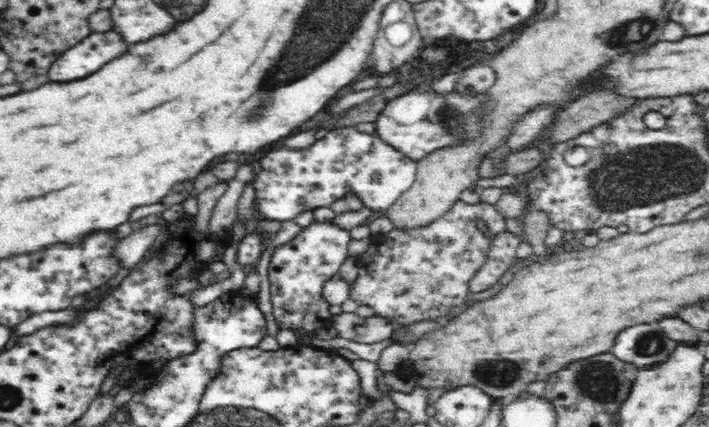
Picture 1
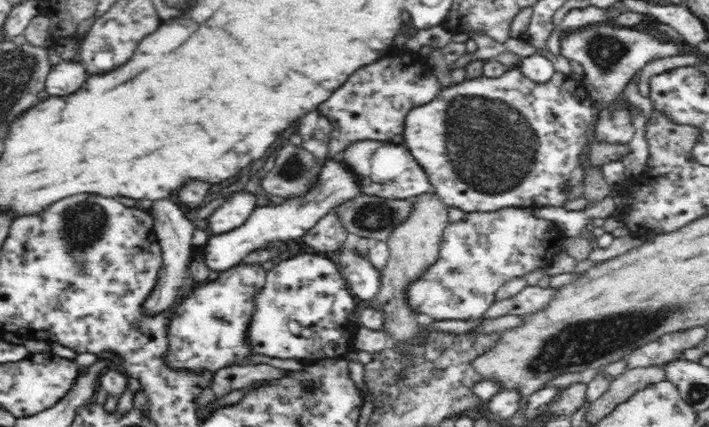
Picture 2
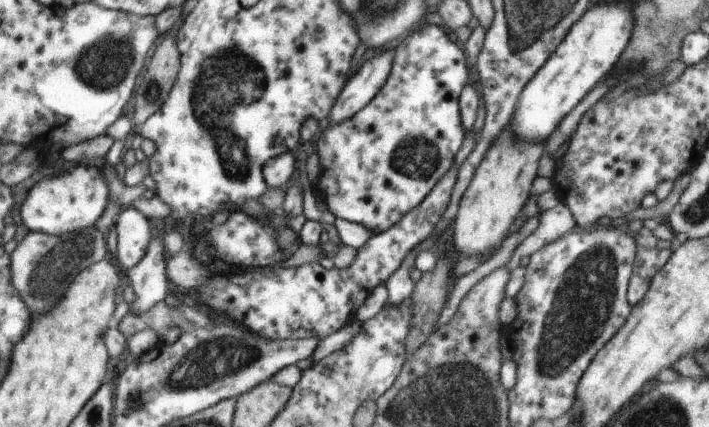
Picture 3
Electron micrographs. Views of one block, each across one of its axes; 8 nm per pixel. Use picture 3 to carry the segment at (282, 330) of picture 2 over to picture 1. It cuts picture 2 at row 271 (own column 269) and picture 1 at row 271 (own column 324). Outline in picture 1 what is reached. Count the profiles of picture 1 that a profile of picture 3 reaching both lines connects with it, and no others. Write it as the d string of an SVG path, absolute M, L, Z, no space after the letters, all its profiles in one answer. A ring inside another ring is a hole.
M313 220L308 226L300 228L292 240L287 241L274 248L271 255L268 272L270 278L270 294L274 314L274 326L278 330L290 330L290 334L296 335L296 330L303 330L306 339L311 335L326 334L326 330L334 330L332 314L330 313L330 303L324 301L321 296L322 286L337 274L342 262L349 256L349 244L352 240L349 230L344 230L333 220L317 221Z

